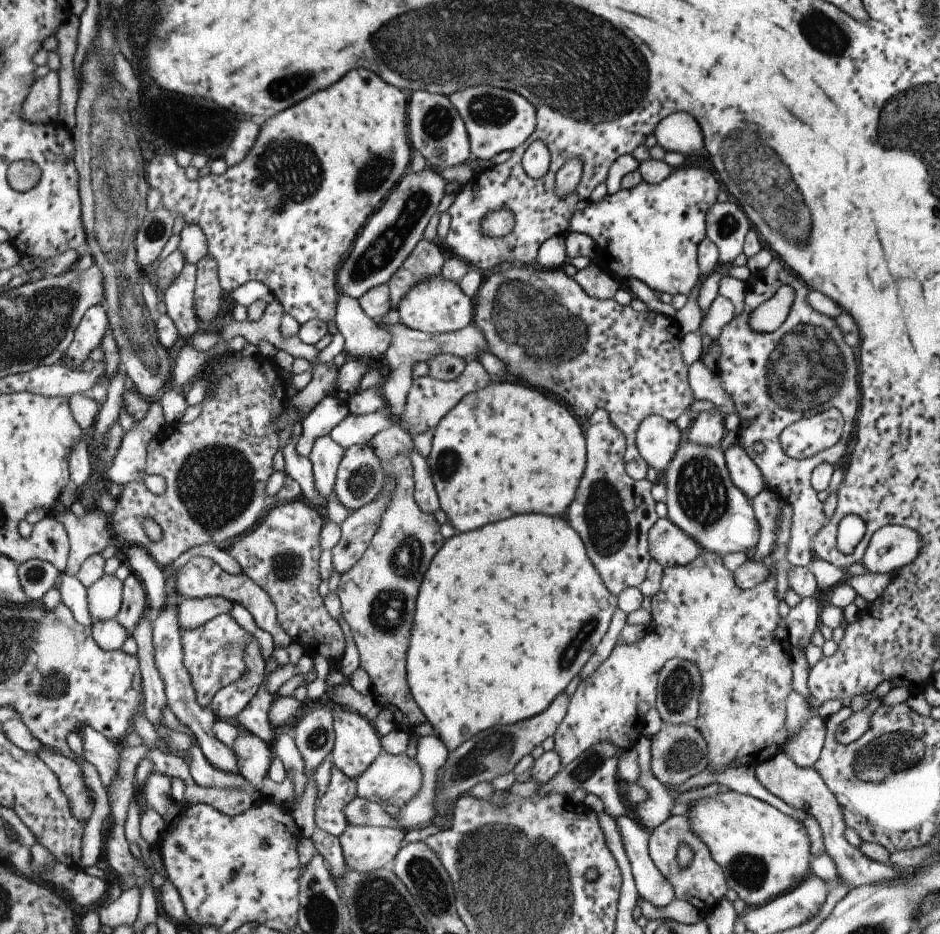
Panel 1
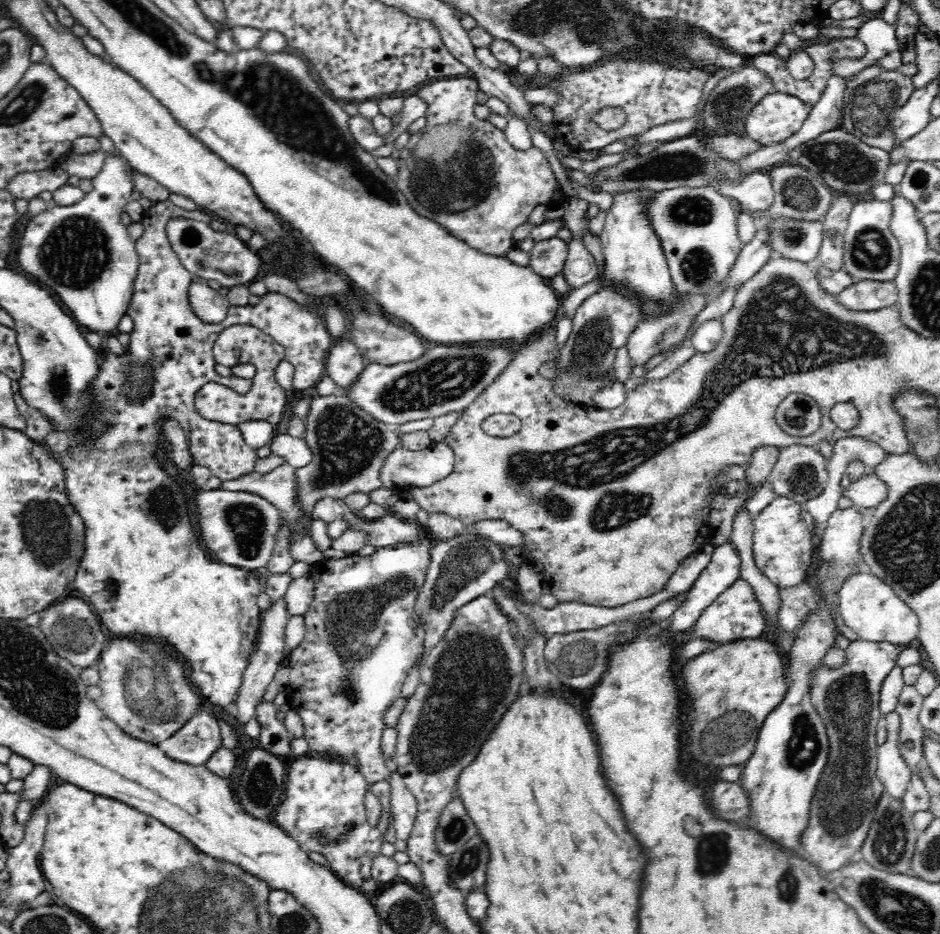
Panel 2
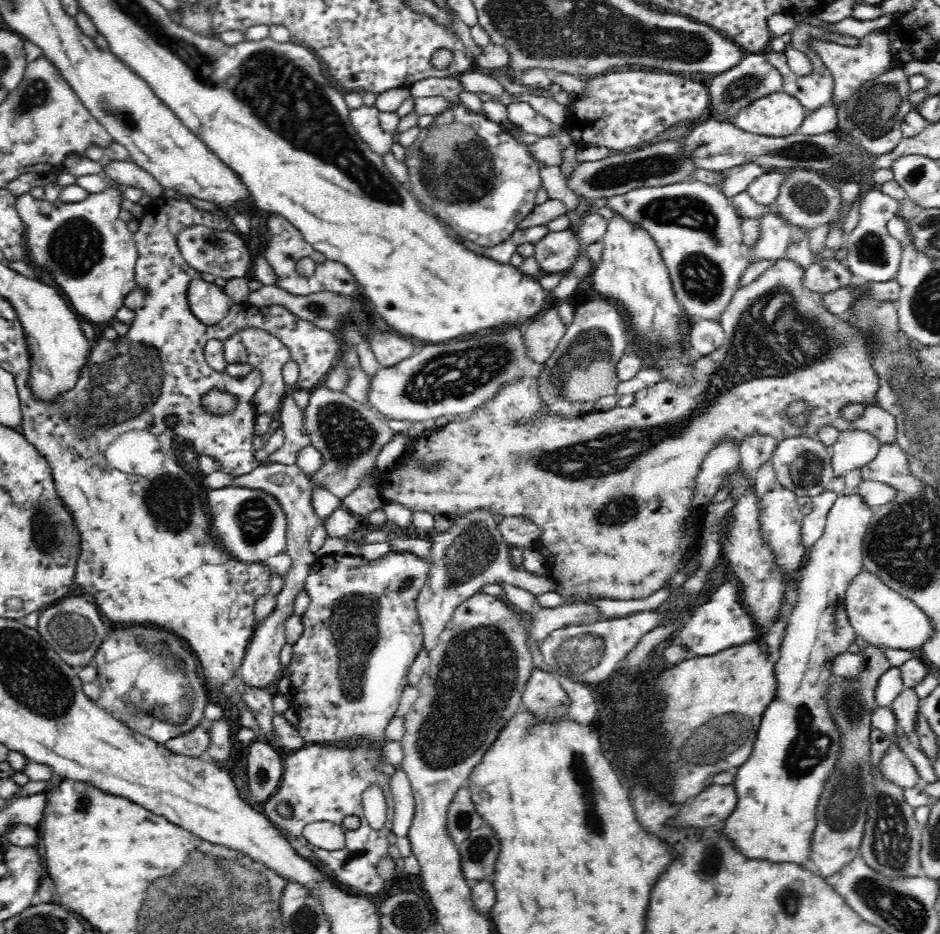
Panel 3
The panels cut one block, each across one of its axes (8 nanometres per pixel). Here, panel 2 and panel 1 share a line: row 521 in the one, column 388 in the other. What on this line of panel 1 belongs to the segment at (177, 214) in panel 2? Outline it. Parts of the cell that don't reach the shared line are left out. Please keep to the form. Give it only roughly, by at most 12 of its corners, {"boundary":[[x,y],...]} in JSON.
{"boundary":[[371,70],[195,182],[147,164],[221,286],[337,320],[337,266],[403,180],[407,92]]}

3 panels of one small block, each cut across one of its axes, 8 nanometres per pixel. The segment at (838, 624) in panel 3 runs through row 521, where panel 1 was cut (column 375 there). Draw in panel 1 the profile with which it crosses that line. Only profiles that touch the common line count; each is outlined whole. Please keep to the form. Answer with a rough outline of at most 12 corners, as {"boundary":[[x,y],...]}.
{"boundary":[[349,824],[341,846],[349,870],[391,868],[405,830]]}

